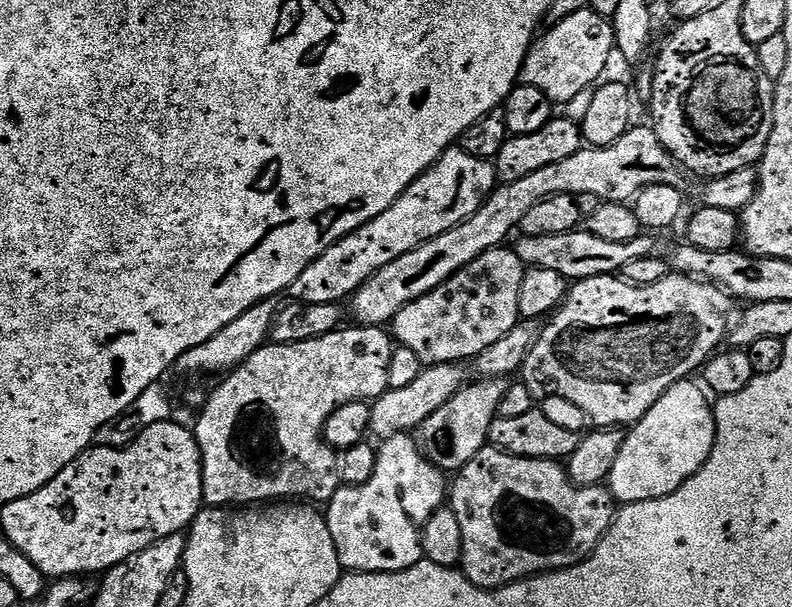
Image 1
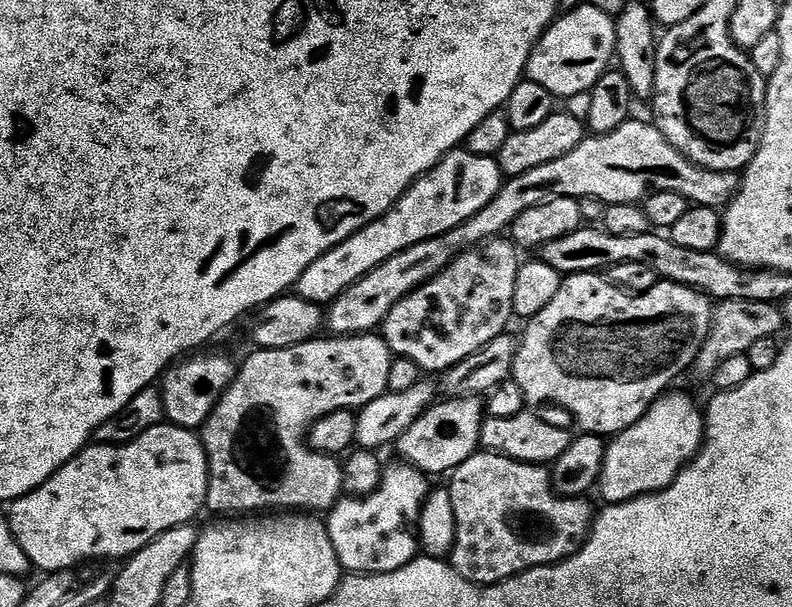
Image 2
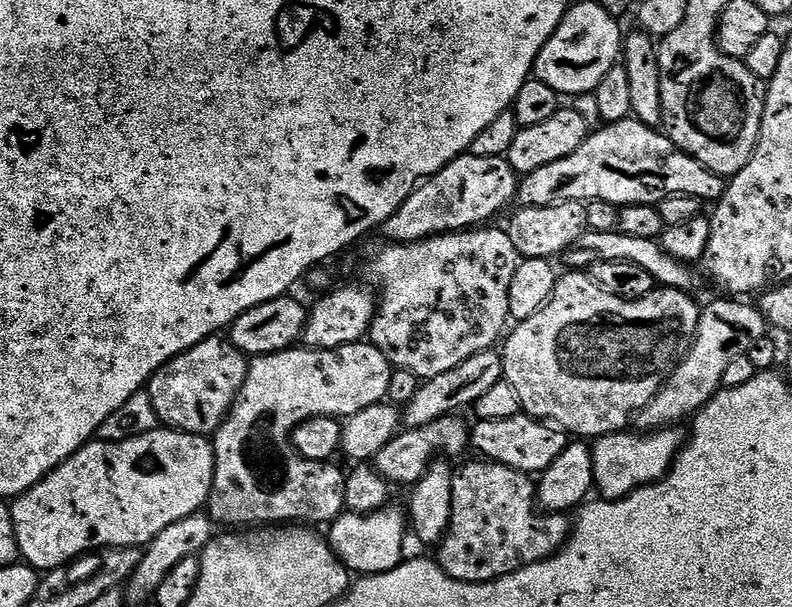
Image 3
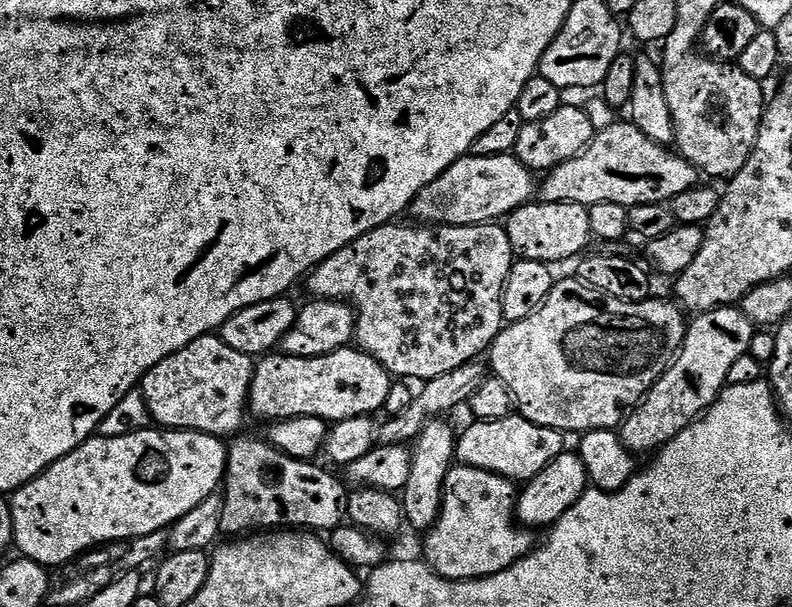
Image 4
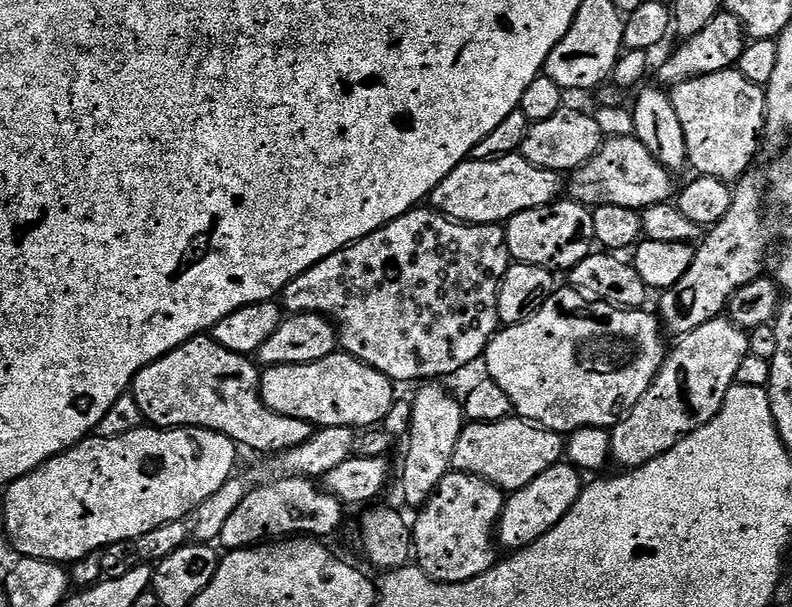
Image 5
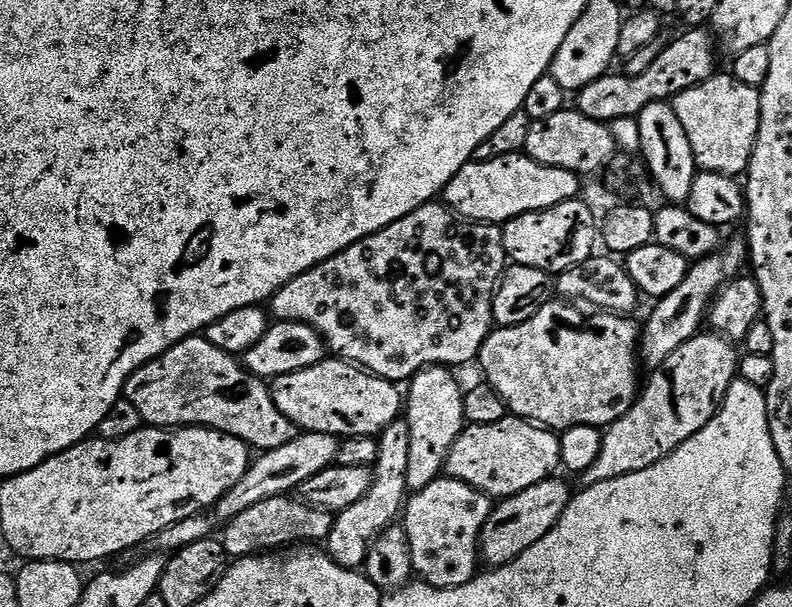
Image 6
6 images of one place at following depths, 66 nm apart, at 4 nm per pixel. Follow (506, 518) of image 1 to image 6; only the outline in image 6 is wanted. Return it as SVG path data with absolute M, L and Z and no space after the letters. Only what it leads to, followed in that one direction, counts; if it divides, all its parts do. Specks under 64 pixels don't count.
M447 474L430 482L426 490L411 493L402 509L402 527L410 542L413 573L435 588L466 586L477 575L480 531L486 526L493 507L493 497Z

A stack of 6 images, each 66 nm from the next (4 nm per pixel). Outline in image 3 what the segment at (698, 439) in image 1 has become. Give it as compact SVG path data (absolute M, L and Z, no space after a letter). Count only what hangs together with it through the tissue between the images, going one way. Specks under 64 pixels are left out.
M676 426L643 434L625 430L599 437L591 445L596 479L595 491L603 499L620 500L635 492L637 488L644 488L648 484L659 484L660 479L671 470L676 455L686 443L685 433L680 433L680 430Z

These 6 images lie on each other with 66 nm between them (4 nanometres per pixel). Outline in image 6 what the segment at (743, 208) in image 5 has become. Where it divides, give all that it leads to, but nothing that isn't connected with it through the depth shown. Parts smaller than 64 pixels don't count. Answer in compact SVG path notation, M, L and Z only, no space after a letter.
M743 239L732 240L723 245L721 251L695 261L689 267L682 286L670 290L670 294L659 297L648 316L648 321L642 324L642 339L638 345L638 356L648 370L655 370L674 354L678 344L685 344L691 336L697 335L700 328L706 324L713 300L720 294L725 284L732 283L745 271L748 260L748 246Z

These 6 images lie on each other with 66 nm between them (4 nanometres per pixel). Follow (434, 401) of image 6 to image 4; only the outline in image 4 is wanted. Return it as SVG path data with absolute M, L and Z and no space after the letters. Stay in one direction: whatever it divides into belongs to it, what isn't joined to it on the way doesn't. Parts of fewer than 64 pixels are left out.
M447 419L431 420L424 427L422 434L414 442L412 453L412 466L410 478L406 478L406 486L402 493L404 506L404 518L407 527L413 528L419 534L427 533L429 528L436 525L436 519L440 517L442 500L444 498L444 483L449 470L454 467L456 460L457 429L448 425Z

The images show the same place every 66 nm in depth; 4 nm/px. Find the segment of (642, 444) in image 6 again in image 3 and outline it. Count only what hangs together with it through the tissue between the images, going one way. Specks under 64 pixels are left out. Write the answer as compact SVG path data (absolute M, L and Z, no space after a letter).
M740 298L724 299L728 300L716 300L713 304L705 303L701 307L692 349L660 387L660 393L638 414L641 433L670 428L679 425L679 420L687 421L695 417L721 391L722 374L726 374L726 366L730 366L734 358L747 356L750 346L754 346L754 342L758 342L758 338L769 331L770 325L755 303L744 304L748 302Z

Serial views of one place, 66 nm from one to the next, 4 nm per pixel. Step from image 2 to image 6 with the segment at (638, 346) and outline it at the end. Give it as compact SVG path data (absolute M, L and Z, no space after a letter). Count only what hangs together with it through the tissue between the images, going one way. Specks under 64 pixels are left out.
M549 302L542 306L542 310L538 310L538 314L534 314L534 318L530 318L526 322L522 322L518 326L510 326L509 328L496 328L486 338L486 342L482 346L478 357L478 365L484 371L483 379L488 383L496 393L502 398L502 402L508 407L509 413L514 416L521 416L523 420L531 420L534 424L539 424L542 428L551 428L553 430L563 430L565 428L573 428L574 426L590 425L592 428L601 430L613 424L614 421L620 420L630 410L630 406L636 401L638 395L638 384L636 388L636 364L638 368L638 345L642 339L641 329L638 324L632 321L628 316L618 316L614 312L597 311L595 314L588 314L584 320L584 316L579 307L573 306L568 302Z

